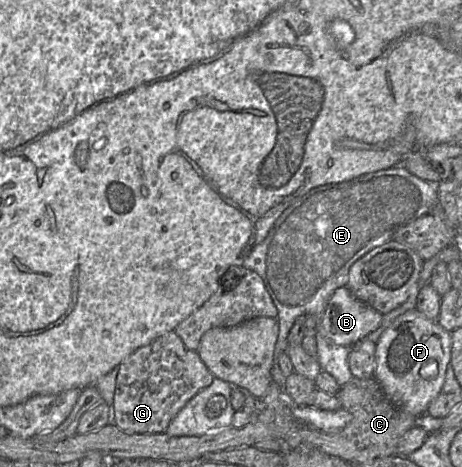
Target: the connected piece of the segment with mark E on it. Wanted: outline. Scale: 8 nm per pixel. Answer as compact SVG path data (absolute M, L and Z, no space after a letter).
M394 166L363 175L353 183L314 188L282 212L266 238L253 248L242 266L262 278L277 308L279 332L272 380L283 391L286 377L277 360L282 352L286 352L291 327L301 315L313 315L317 319L316 359L322 371L332 375L341 387L353 378L348 356L354 345L334 344L318 331L329 300L336 289L347 285L349 270L357 260L391 240L396 229L432 214L438 206L436 184L411 174L402 166Z

